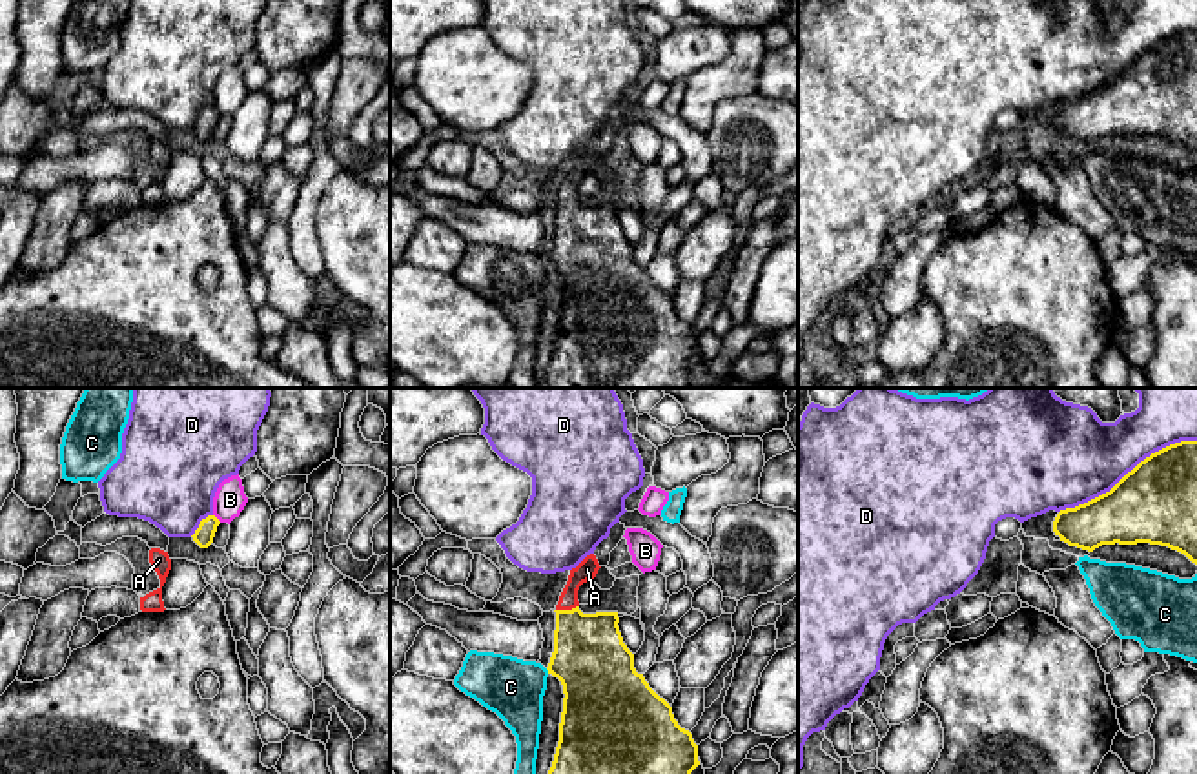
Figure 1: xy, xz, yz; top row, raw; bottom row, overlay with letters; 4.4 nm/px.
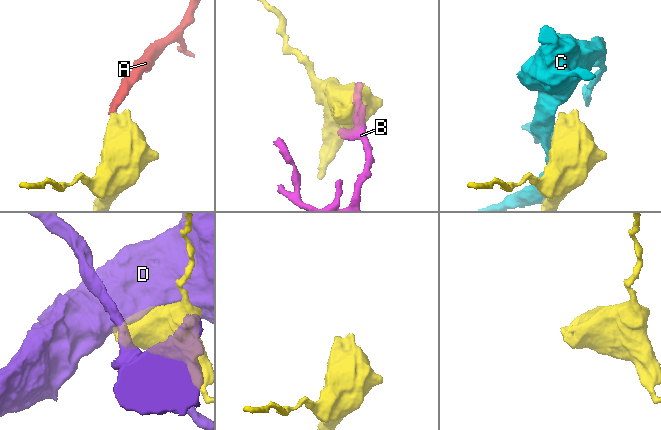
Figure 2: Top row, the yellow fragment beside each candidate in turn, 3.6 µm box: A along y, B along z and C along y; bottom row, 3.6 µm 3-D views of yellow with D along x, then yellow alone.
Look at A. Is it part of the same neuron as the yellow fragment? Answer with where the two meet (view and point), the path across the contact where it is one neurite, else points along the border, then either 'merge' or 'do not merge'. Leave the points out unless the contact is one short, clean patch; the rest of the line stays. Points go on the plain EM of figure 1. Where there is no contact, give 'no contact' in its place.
xz (567, 203) | across xz (591, 252), (567, 203), (571, 179), (587, 161) | merge

